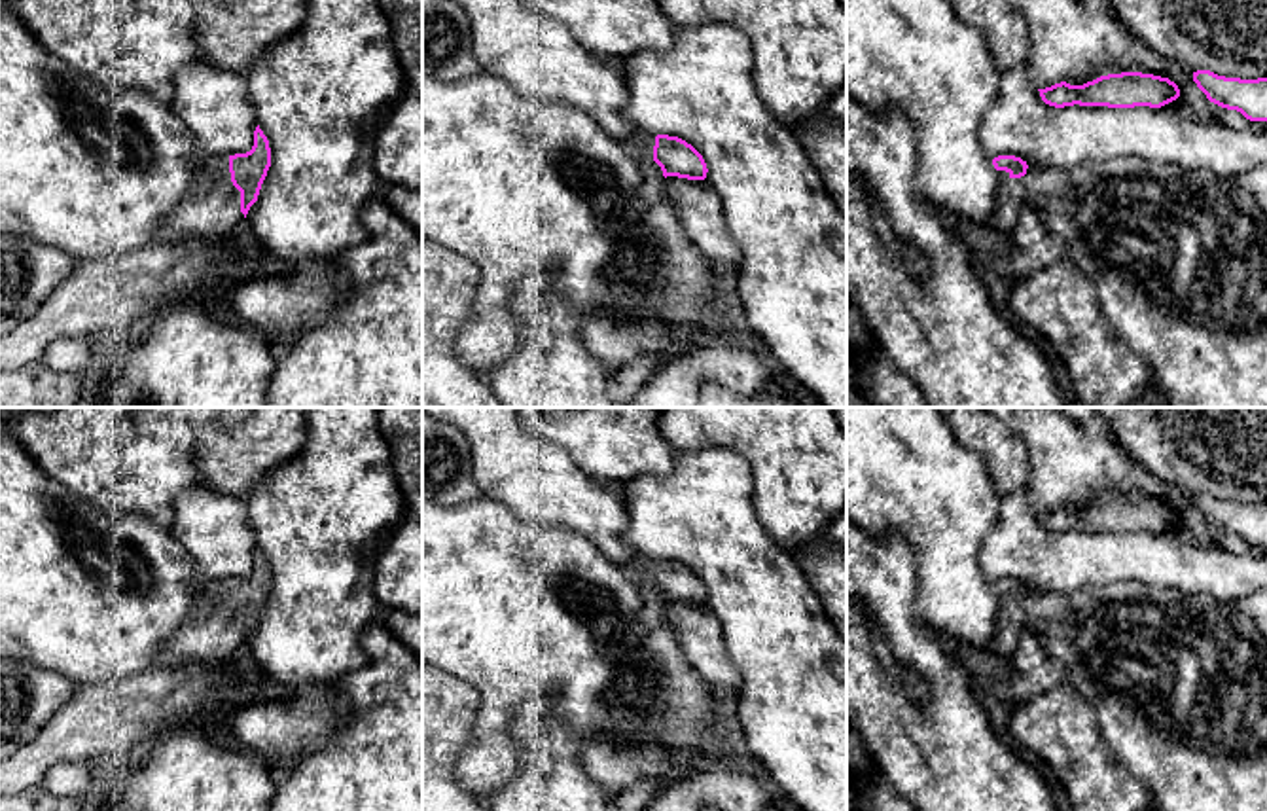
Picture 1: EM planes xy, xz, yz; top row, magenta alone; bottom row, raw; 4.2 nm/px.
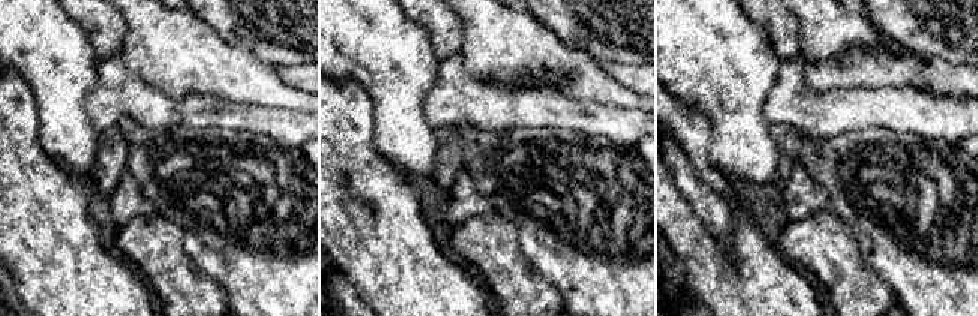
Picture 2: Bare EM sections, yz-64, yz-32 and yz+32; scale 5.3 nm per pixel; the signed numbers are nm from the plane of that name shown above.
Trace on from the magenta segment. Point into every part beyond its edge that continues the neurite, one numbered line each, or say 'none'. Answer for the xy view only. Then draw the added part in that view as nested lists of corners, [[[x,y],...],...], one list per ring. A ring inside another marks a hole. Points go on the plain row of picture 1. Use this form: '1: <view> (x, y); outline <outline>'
1: xy (211, 635); outline [[[218,580],[201,589],[193,612],[159,650],[152,667],[216,667],[239,656],[242,648],[241,616],[231,606],[229,580]]]

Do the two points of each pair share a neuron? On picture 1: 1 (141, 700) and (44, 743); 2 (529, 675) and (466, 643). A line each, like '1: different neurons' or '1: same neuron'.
1: same neuron
2: same neuron

